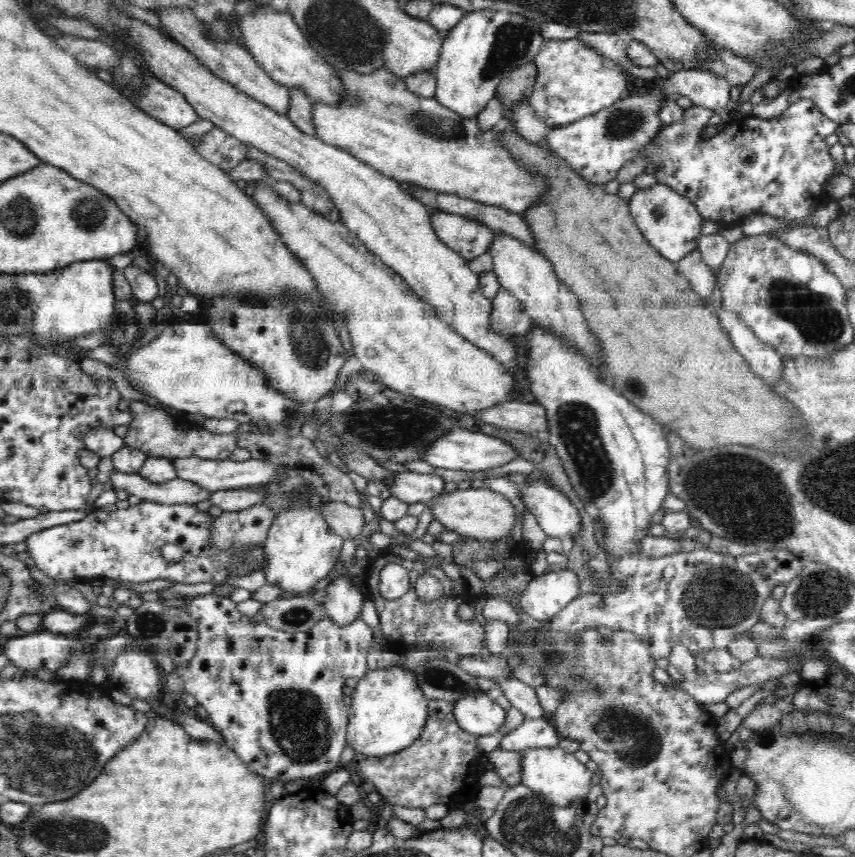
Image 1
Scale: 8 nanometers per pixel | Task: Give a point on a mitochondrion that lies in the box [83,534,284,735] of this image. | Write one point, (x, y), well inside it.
(150, 625)

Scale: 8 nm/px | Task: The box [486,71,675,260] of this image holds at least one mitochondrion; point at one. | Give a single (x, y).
(622, 124)

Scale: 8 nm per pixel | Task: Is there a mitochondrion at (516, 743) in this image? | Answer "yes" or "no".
no

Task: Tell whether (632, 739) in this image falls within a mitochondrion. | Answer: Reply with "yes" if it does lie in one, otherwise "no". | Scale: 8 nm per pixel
yes

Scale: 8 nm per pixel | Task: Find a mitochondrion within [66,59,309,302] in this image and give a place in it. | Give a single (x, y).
(89, 214)

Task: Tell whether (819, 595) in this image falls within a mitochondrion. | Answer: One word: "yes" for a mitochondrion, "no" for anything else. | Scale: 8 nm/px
yes

